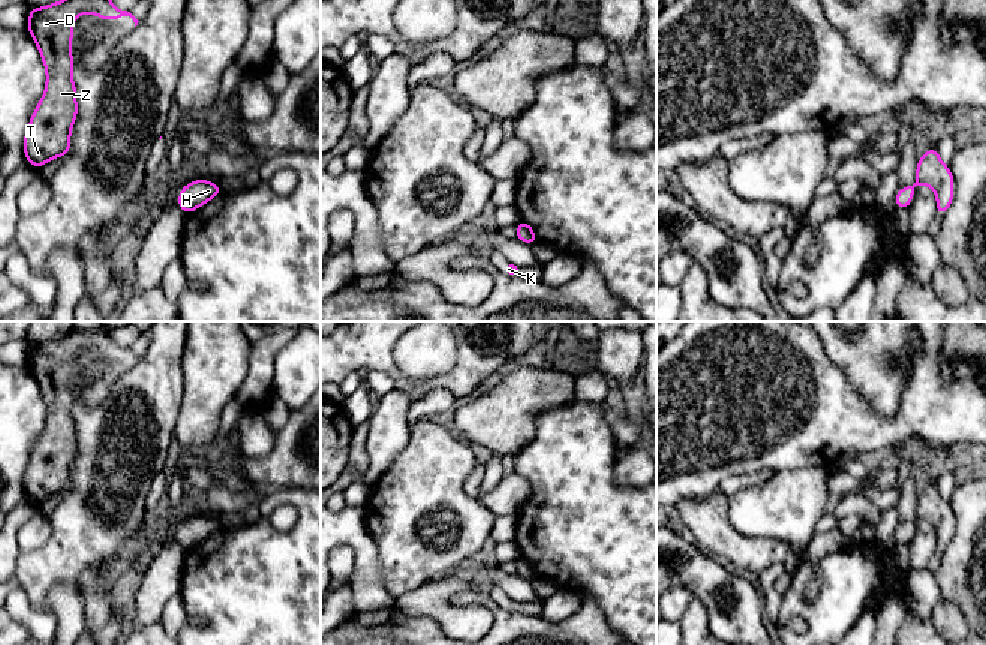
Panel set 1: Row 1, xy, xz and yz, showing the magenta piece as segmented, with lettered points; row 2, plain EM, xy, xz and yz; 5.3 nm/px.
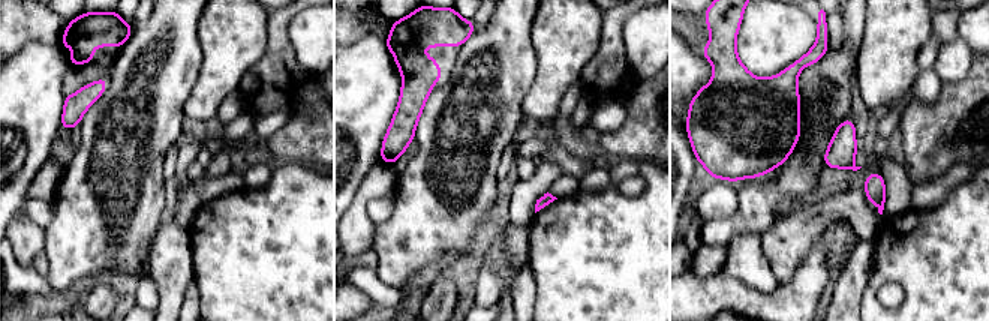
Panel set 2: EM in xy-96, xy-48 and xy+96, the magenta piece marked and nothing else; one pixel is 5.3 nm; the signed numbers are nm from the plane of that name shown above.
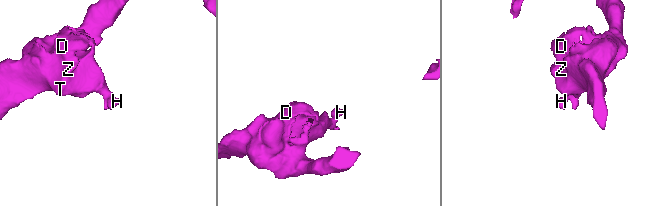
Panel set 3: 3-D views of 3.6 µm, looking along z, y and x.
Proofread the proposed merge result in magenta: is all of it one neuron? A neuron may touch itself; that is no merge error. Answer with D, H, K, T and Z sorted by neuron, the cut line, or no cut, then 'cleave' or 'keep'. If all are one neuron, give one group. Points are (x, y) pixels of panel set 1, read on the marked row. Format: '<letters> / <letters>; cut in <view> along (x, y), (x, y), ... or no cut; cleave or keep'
D H K T Z; no cut; keep

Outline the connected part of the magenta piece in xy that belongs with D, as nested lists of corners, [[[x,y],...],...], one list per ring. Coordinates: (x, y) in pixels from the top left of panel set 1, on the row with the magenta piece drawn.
[[[63,0],[31,8],[27,30],[46,69],[45,93],[24,136],[25,160],[36,168],[70,152],[70,130],[78,114],[70,40],[75,36],[72,22],[81,14],[94,14],[103,21],[130,16],[135,27],[139,22],[130,12],[117,9],[111,0]]]

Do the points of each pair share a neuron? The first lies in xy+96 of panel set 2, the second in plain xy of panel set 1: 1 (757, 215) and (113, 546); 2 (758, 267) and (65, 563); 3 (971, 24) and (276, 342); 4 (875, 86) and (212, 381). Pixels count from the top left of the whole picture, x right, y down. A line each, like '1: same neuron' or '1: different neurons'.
1: same neuron
2: different neurons
3: different neurons
4: same neuron

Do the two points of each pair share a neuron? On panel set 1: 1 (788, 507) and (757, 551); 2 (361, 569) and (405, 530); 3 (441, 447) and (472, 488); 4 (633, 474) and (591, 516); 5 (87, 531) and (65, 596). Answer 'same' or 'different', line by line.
1: different
2: different
3: different
4: different
5: different

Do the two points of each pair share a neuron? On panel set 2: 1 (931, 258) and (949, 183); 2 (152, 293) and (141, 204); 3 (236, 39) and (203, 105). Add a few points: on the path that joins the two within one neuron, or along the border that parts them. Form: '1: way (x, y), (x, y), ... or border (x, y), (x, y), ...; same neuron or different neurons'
1: border (971, 177), (959, 183), (937, 206), (914, 210); different neurons
2: border (149, 273), (134, 282); different neurons
3: way (227, 56), (219, 77), (210, 89); same neuron

